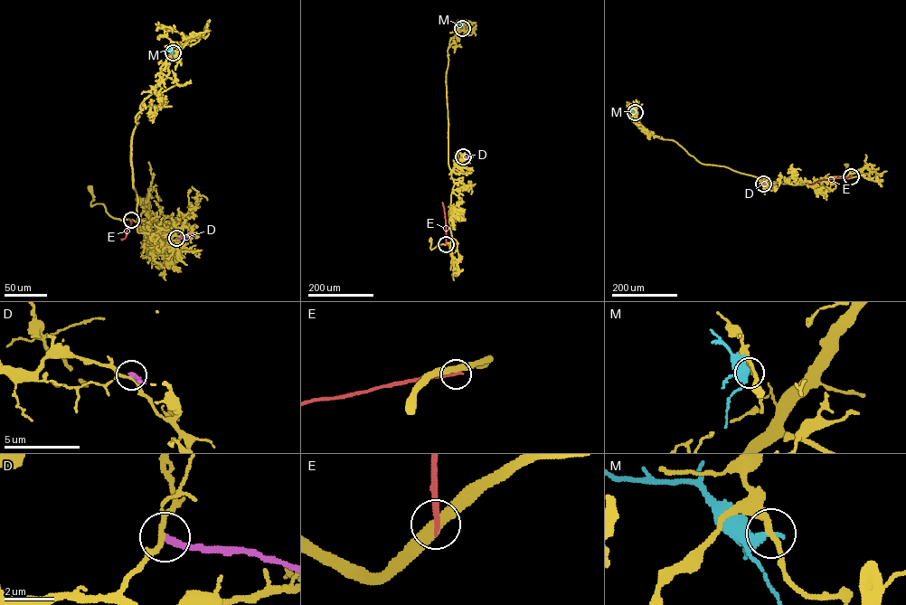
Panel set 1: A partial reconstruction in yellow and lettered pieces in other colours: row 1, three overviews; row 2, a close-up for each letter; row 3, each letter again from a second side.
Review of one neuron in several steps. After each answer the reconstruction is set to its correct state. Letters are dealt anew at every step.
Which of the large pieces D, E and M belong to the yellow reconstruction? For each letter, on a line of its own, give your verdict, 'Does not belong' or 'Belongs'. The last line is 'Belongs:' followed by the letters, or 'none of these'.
D: Does not belong
E: Does not belong
M: Does not belong
Belongs: none of these

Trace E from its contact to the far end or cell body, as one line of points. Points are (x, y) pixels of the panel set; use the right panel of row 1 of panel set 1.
E: (851, 176), (808, 184)

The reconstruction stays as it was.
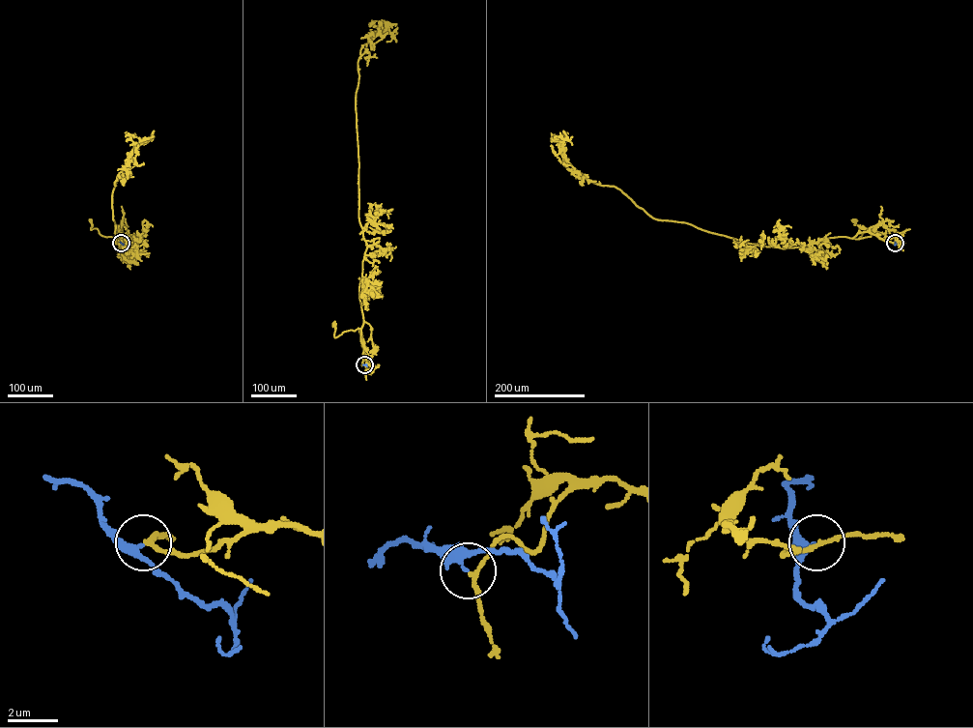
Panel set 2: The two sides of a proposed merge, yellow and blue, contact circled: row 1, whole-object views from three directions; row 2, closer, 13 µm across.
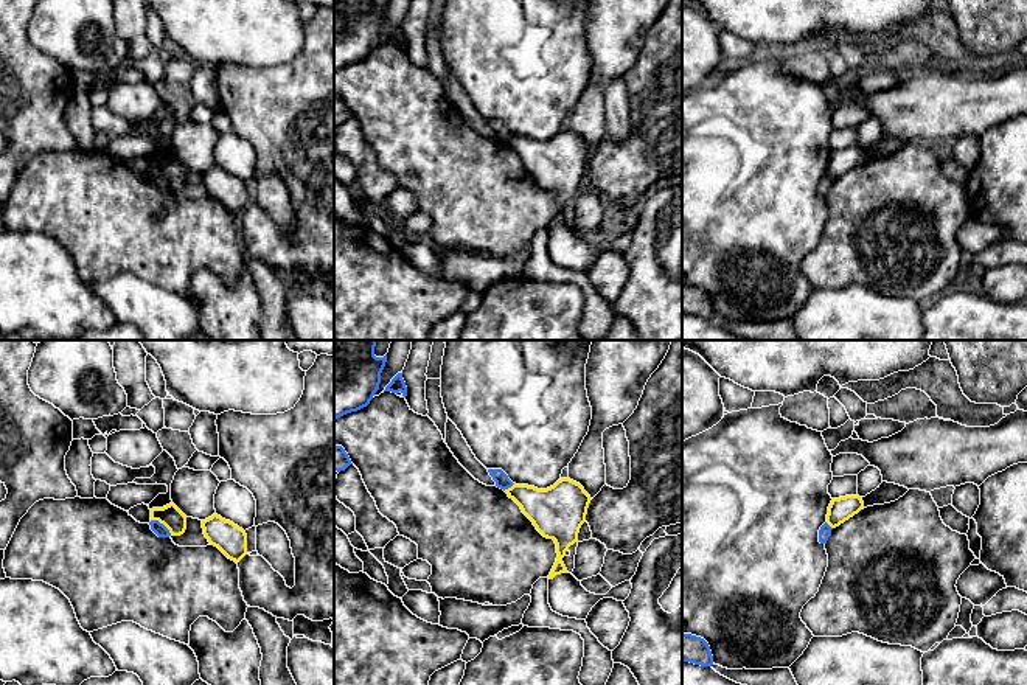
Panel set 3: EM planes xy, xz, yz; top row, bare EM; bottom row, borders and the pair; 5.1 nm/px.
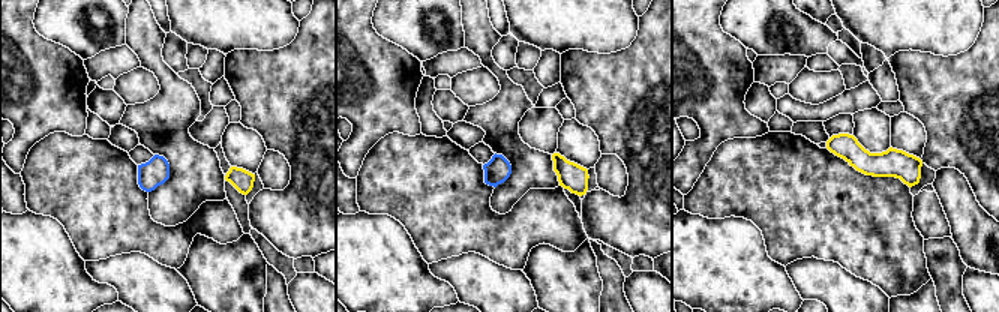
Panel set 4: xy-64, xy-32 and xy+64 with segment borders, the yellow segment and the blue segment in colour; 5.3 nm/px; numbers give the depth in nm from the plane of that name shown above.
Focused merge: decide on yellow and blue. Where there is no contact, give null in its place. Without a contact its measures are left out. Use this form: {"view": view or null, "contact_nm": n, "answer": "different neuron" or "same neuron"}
{"view": "xy", "contact_nm": 140, "answer": "different neuron"}

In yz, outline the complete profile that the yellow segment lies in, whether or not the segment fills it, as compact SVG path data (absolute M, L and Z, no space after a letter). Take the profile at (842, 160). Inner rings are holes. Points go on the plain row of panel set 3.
M859 148L833 151L828 158L827 176L831 180L836 180L855 166L858 166L861 162L864 162L864 154Z

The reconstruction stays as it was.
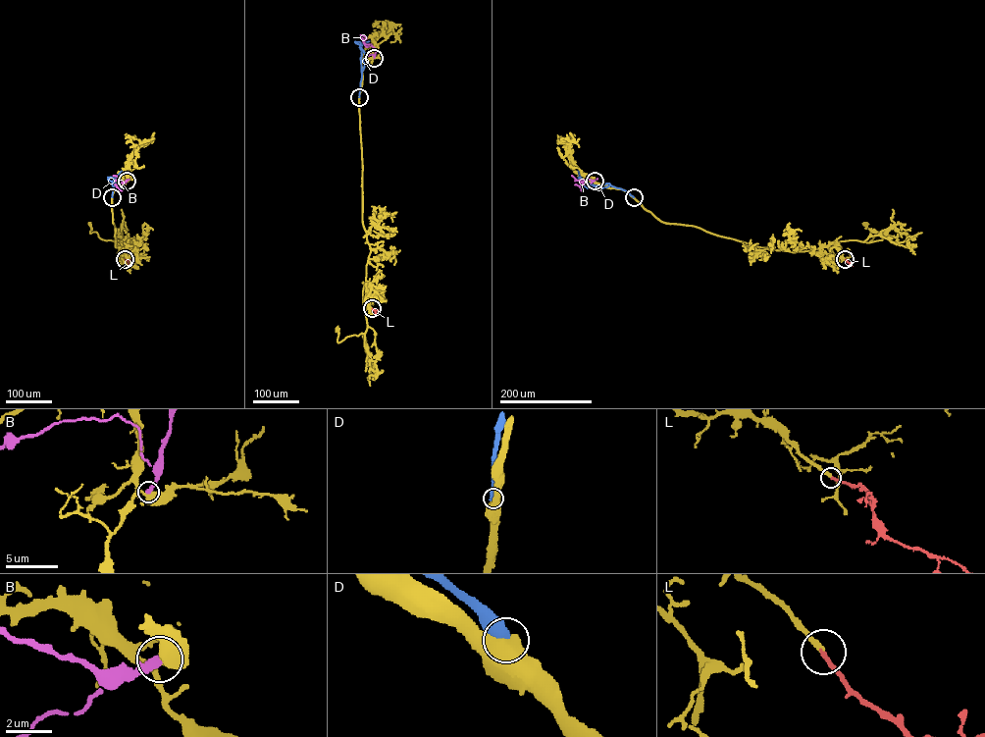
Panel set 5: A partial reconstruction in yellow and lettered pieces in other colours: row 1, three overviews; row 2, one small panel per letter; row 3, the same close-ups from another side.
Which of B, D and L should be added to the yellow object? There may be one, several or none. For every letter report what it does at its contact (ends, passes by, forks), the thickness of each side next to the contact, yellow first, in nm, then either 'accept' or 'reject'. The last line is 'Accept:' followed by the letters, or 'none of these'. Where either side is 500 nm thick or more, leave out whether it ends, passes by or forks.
B: calibres 550 and 360 nm; reject
D: calibres 750 and 550 nm; reject
L: it ends; calibres 240 and 190 nm; accept
Accept: L

